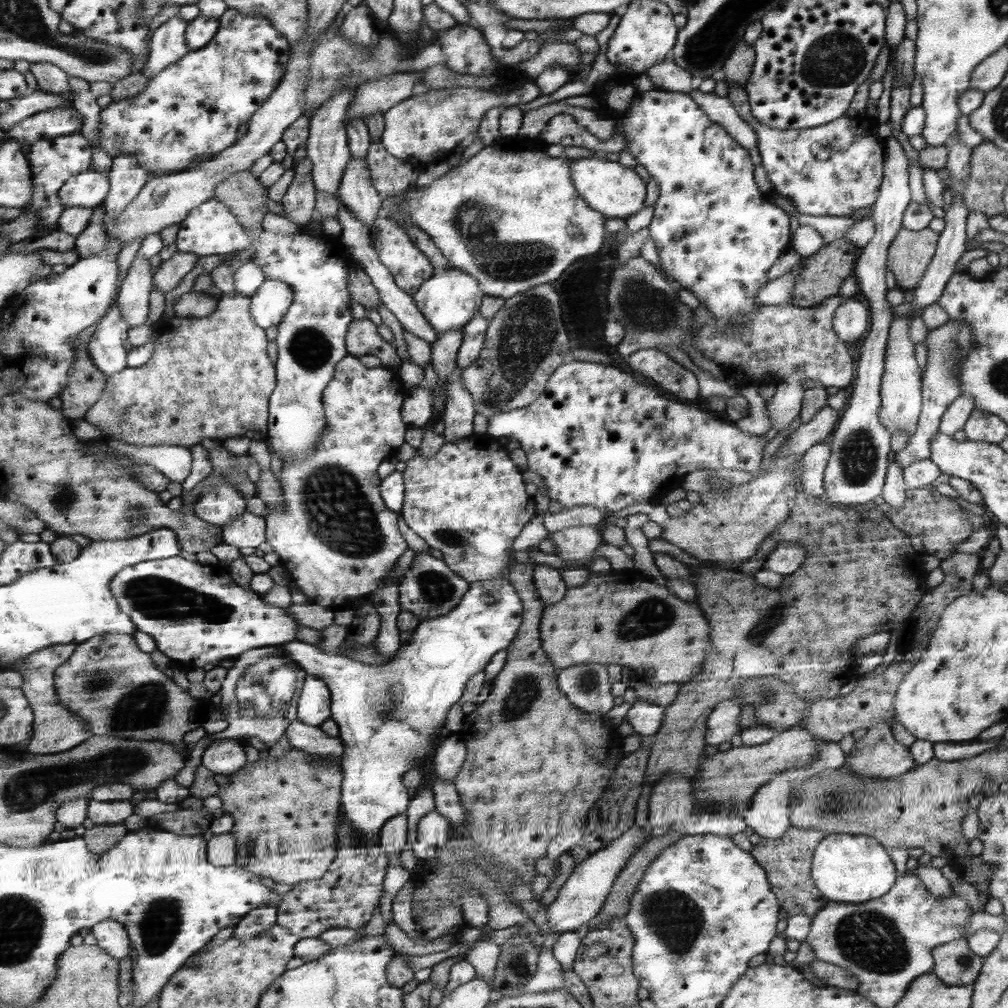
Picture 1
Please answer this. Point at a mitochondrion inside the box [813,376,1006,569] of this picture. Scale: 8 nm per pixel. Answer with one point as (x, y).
(857, 455)

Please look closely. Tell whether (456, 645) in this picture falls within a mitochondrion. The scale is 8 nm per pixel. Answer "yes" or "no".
no

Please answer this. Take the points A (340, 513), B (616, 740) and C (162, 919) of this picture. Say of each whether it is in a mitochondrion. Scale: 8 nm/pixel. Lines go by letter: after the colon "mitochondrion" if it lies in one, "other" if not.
A: mitochondrion
B: other
C: mitochondrion

